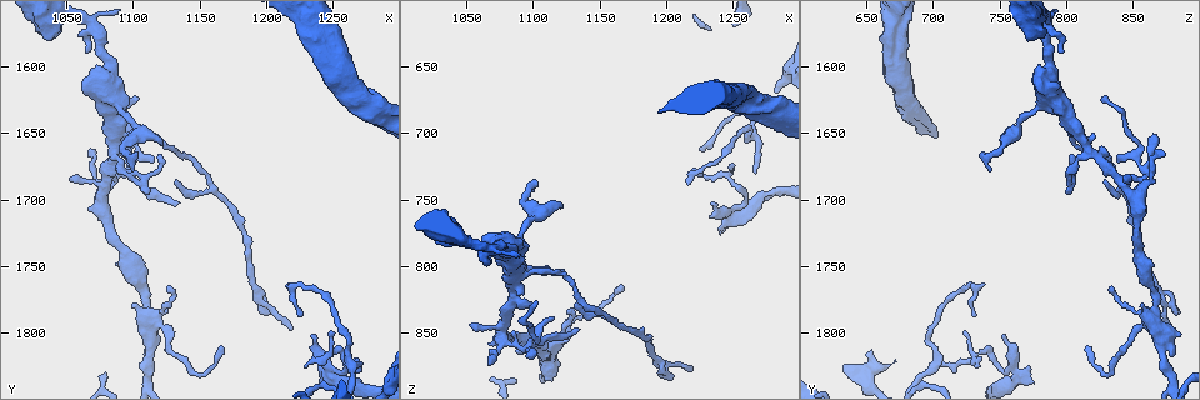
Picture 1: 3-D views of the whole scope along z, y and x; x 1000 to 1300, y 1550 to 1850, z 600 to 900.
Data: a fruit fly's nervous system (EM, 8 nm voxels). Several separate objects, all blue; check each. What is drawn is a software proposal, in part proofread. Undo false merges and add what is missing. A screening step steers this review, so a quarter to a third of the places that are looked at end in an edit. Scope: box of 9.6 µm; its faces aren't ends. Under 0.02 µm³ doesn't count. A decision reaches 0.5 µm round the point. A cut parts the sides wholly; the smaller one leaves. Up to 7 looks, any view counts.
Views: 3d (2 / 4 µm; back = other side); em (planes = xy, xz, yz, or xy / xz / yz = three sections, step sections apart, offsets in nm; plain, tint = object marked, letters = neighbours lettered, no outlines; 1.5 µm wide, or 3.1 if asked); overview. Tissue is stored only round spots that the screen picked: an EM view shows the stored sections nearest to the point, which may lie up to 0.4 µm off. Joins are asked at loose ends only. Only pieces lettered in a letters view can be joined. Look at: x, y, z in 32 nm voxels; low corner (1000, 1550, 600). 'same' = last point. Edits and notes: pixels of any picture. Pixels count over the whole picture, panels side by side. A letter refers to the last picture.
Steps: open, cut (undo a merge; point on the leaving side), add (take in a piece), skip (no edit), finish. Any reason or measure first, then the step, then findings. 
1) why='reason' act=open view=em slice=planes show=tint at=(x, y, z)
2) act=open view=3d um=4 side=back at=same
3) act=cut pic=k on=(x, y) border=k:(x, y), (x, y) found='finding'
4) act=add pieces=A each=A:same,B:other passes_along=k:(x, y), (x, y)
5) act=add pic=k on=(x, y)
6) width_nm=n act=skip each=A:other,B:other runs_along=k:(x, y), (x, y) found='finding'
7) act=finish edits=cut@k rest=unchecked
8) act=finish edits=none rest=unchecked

why='side arm on a straight run' act=open view=em slice=xy step=4 show=tint at=(1088, 1630, 780)

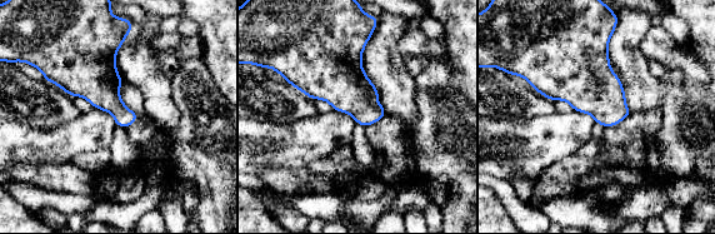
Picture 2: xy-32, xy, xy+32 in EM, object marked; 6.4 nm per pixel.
act=open view=em slice=planes show=letters at=same

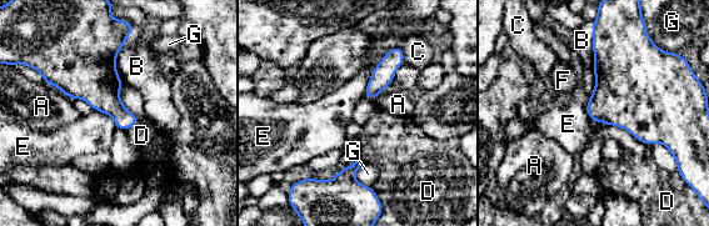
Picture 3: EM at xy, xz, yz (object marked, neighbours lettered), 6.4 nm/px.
act=skip each=A:other,B:other,C:other,D:other,E:other,F:other,G:other border=3:(399, 45), (375, 66), (363, 96) found='all the same neuron'

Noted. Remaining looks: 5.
why='thin end' act=open view=3d um=2 at=(1100, 1680, 744)

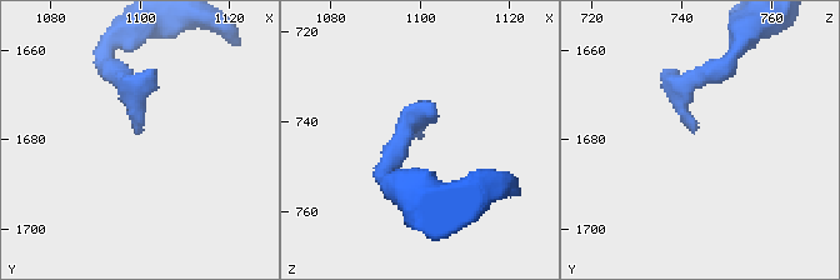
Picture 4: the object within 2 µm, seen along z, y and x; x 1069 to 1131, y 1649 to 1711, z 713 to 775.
why='shape alone is not enough' act=open view=em slice=planes show=tint at=(1100, 1678, 744)

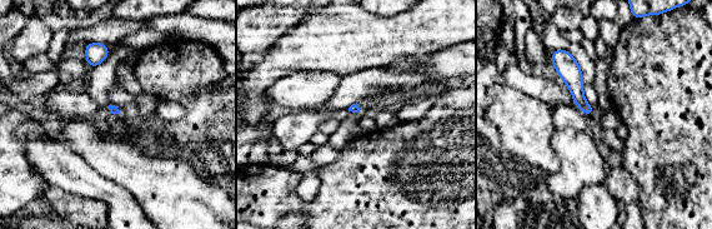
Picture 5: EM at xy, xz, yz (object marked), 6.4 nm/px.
act=open view=em slice=planes show=letters at=same

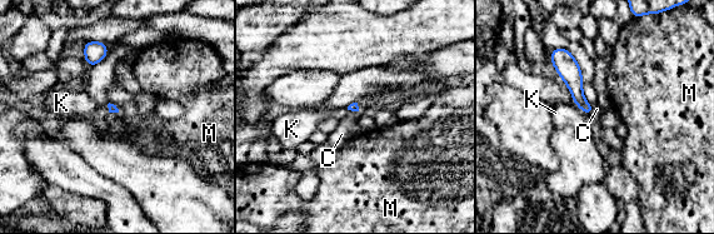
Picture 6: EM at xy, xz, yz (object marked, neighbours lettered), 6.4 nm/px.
act=skip each=C:other,K:other,M:other found='no lettered piece goes on from it'

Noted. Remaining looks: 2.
act=finish edits=none rest=unchecked

